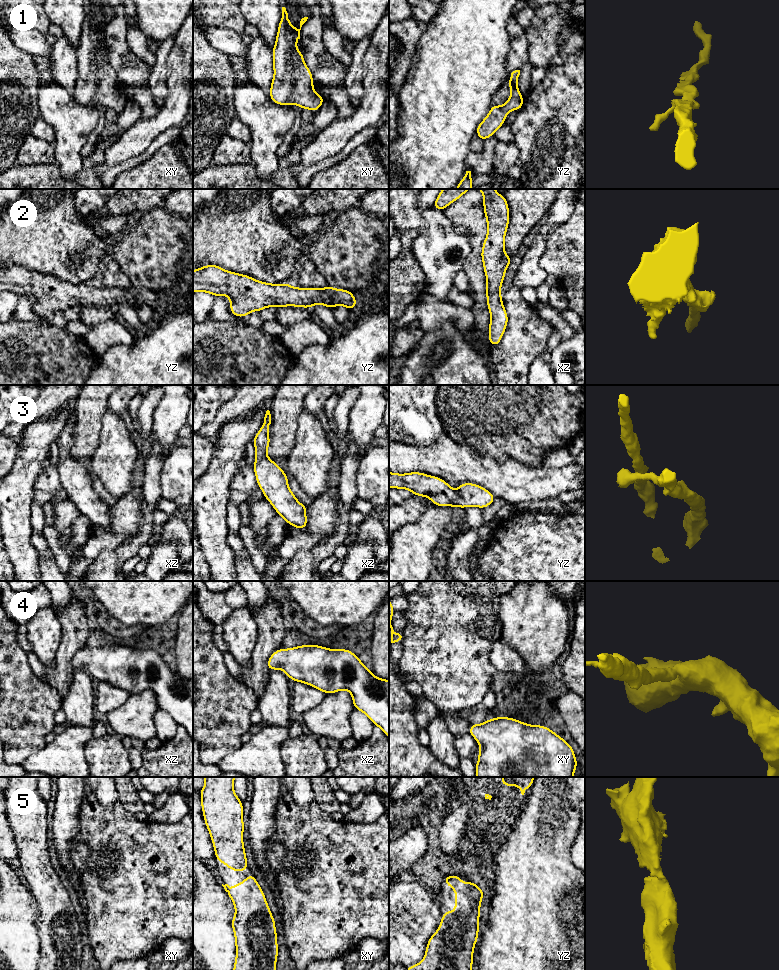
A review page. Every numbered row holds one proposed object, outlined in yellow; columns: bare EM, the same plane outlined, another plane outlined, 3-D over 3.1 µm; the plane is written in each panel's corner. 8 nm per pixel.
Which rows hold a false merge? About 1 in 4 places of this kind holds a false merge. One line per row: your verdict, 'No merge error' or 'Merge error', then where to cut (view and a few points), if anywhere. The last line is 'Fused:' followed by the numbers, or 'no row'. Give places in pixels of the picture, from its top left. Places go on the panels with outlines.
1: No merge error. No split
2: No merge error. No split
3: No merge error. No split
4: No merge error. No split
5: No merge error. No split
Fused: no row

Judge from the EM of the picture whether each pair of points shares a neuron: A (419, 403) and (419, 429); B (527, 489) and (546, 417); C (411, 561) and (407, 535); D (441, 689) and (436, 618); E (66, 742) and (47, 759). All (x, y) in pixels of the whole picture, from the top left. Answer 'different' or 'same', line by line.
A: same
B: different
C: same
D: same
E: same

